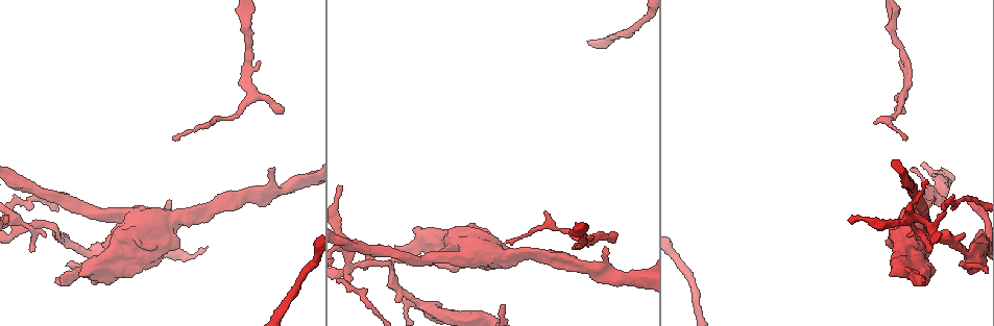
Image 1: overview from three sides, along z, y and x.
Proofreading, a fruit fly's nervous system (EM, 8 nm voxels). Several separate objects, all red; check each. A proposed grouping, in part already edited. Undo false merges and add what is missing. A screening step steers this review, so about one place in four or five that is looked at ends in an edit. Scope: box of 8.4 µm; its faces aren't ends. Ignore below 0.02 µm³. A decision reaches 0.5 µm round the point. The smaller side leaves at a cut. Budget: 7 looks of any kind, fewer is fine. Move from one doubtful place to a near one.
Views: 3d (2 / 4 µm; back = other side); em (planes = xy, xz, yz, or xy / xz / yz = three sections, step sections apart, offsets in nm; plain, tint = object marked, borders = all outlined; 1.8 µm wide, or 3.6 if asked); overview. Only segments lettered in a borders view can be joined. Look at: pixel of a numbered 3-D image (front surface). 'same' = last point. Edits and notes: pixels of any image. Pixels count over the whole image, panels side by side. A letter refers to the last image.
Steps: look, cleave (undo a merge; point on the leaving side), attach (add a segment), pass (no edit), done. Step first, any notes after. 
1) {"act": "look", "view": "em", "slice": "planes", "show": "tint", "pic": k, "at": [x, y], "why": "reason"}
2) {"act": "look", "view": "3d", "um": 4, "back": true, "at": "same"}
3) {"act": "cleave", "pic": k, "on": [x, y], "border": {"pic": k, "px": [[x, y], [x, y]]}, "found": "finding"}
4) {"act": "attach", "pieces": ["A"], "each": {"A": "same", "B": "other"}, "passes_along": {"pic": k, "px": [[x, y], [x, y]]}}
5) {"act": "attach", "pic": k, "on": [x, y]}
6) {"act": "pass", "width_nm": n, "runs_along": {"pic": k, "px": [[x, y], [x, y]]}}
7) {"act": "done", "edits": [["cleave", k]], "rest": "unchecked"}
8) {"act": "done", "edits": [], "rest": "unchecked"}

{"act": "look", "view": "3d", "um": 2, "pic": 1, "at": [504, 304], "why": "an open end"}

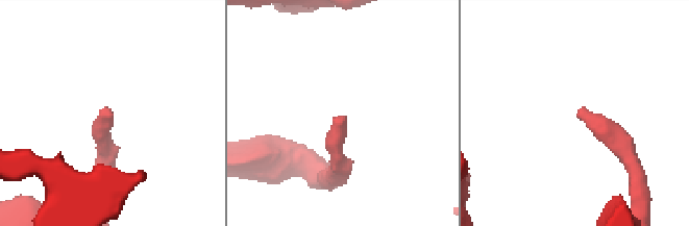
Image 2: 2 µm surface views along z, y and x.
{"act": "look", "view": "em", "slice": "planes", "show": "plain", "pic": 2, "at": [339, 119]}

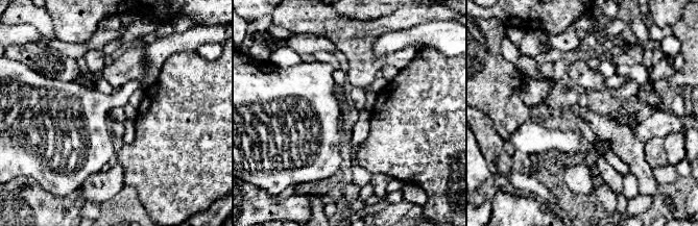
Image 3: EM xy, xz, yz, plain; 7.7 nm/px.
{"act": "look", "view": "em", "slice": "planes", "show": "borders", "at": "same", "why": "see the neighbours"}

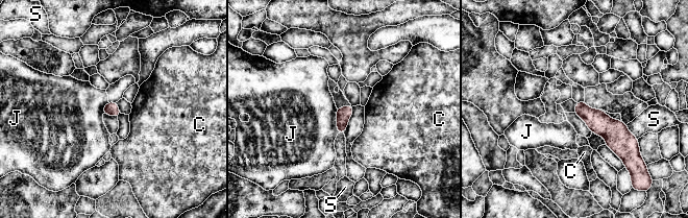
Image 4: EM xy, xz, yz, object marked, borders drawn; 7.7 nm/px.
{"act": "pass", "each": {"C": "other", "J": "other", "S": "other"}, "border": {"pic": 4, "px": [[336, 108], [336, 126], [339, 132]]}, "found": "none of them fits"}

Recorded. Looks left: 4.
{"act": "look", "view": "3d", "um": 4, "back": true, "pic": 1, "at": [156, 264], "why": "stops while still wide"}

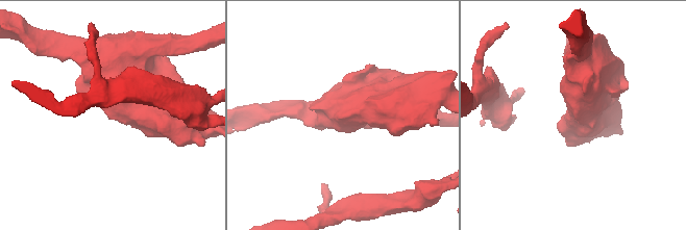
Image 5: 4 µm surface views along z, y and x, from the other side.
{"act": "look", "view": "em", "um": 3.6, "slice": "planes", "show": "borders", "pic": 5, "at": [348, 117]}

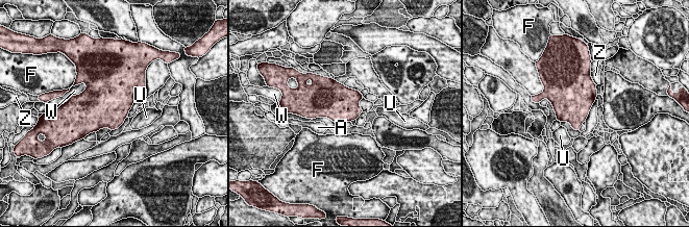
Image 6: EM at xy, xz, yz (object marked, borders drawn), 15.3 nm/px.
{"act": "pass", "each": {"A": "other", "F": "other", "U": "other", "W": "other", "Z": "other"}, "border": {"pic": 6, "px": [[363, 97], [359, 102], [363, 111]]}, "found": "none of them fits"}

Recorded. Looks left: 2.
{"act": "look", "view": "em", "slice": "planes", "show": "borders", "pic": 1, "at": [394, 260], "why": "branch stops here"}

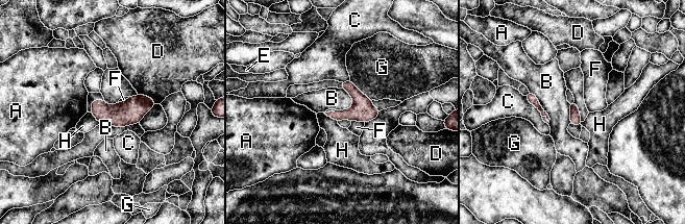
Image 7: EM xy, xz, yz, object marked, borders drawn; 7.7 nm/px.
{"act": "pass", "longest_contact_nm": ["G", 240], "each": {"A": "other", "B": "other", "C": "other", "D": "other", "E": "other", "F": "other", "G": "other", "H": "other"}, "border": {"pic": 7, "px": [[342, 88], [352, 104], [336, 110]]}, "found": "no lettered segment goes on from it"}

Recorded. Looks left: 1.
{"act": "done", "edits": [], "rest": "unchecked"}

